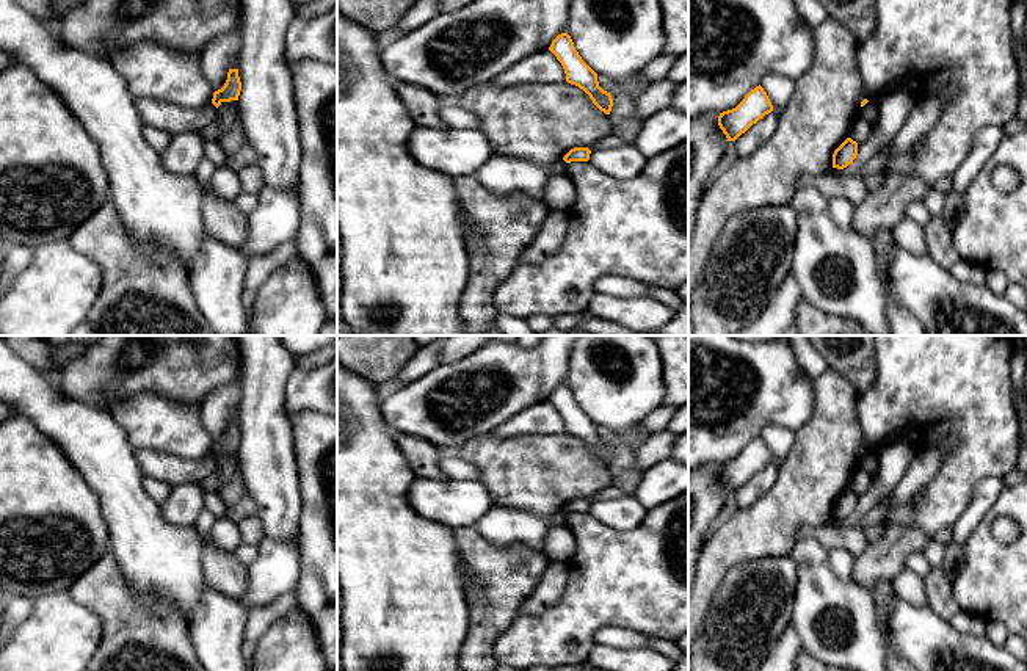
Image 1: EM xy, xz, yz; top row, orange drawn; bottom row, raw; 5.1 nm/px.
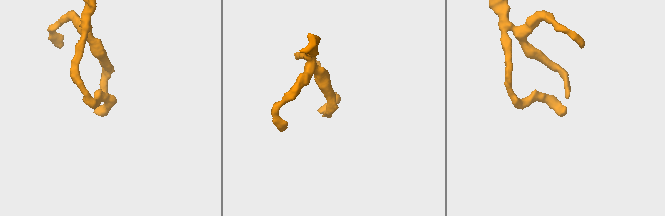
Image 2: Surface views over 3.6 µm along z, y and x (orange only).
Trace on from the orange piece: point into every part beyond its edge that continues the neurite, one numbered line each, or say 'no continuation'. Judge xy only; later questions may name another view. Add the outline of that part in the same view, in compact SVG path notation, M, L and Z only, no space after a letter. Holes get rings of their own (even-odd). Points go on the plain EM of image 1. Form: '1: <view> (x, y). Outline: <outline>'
no continuation

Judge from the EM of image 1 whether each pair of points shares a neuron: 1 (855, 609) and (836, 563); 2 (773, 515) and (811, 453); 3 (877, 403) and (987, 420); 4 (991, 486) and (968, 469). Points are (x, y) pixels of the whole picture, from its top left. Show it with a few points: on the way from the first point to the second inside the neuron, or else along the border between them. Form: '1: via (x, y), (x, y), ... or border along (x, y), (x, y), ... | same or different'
1: border along (828, 551), (830, 569), (838, 577), (852, 582) | different
2: via (789, 499), (811, 477), (811, 469) | same
3: via (903, 403), (960, 403) | same
4: border along (1002, 477), (985, 477), (977, 485), (965, 511) | different

